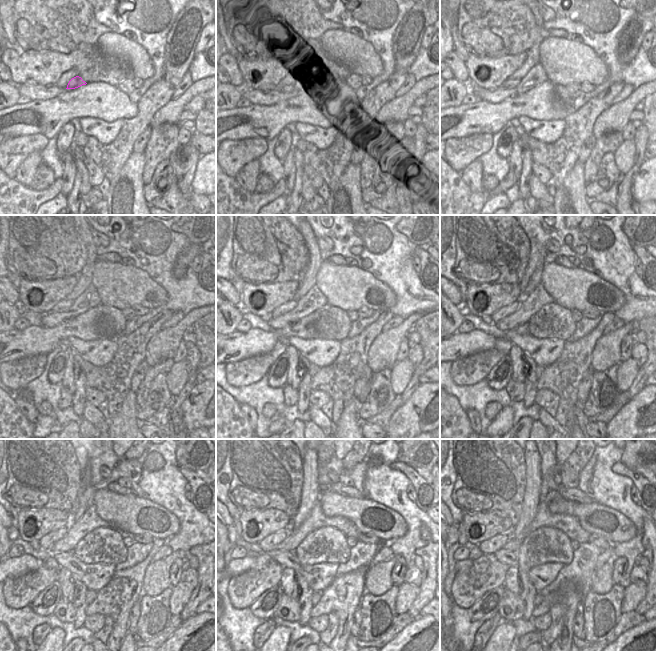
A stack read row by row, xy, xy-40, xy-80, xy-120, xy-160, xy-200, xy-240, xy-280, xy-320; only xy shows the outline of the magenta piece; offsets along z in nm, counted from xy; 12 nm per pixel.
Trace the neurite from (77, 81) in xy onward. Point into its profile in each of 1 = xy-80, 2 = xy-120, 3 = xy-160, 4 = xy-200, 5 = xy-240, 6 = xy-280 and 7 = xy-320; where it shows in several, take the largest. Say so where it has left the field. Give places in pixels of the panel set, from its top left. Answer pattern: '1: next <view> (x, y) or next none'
1: next xy-80 (509, 83)
2: next xy-120 (64, 305)
3: next xy-160 (288, 306)
4: next xy-200 (505, 311)
5: next xy-240 (46, 542)
6: next xy-280 (268, 544)
7: next xy-320 (496, 543)

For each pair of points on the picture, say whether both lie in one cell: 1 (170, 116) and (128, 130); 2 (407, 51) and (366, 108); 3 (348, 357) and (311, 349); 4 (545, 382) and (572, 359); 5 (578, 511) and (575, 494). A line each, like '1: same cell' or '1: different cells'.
1: different cells
2: same cell
3: different cells
4: same cell
5: different cells

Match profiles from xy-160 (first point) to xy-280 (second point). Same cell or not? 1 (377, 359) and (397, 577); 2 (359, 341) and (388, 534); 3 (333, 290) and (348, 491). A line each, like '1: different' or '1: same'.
1: different
2: different
3: different

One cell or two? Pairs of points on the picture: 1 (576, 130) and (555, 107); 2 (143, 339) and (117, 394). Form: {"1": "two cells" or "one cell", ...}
{"1": "two cells", "2": "one cell"}

